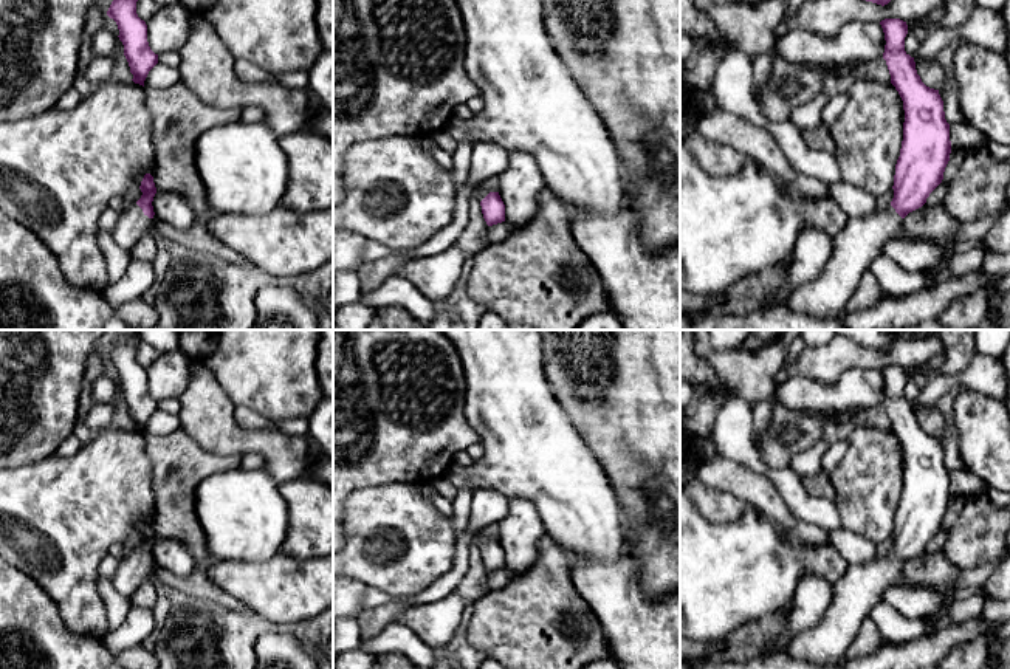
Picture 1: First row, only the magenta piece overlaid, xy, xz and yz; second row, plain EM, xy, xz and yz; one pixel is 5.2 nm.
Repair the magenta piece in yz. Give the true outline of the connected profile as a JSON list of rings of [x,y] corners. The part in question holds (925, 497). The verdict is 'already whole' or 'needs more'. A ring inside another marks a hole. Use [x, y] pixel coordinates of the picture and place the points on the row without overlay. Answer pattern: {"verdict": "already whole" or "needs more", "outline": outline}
{"verdict": "needs more", "outline": [[[885,365],[880,372],[886,387],[883,406],[891,421],[891,431],[898,438],[905,457],[903,488],[892,533],[894,545],[883,558],[875,558],[861,565],[849,565],[846,573],[832,584],[832,602],[821,621],[813,627],[793,633],[787,643],[784,652],[818,666],[843,664],[846,650],[858,633],[861,623],[869,616],[871,609],[881,602],[883,593],[889,587],[923,587],[903,575],[903,565],[926,550],[929,540],[942,530],[945,514],[950,508],[950,471],[945,466],[943,448],[939,437],[929,435],[922,429],[916,417],[914,404],[905,398],[906,369]]]}

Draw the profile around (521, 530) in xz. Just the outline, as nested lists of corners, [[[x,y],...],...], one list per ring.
[[[527,499],[508,500],[508,514],[499,522],[499,542],[511,576],[528,570],[538,559],[538,544],[545,536],[538,508]]]

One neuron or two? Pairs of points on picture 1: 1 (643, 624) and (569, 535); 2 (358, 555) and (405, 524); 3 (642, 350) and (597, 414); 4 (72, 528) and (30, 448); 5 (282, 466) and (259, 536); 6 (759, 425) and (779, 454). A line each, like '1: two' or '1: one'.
1: two
2: one
3: one
4: two
5: two
6: two

